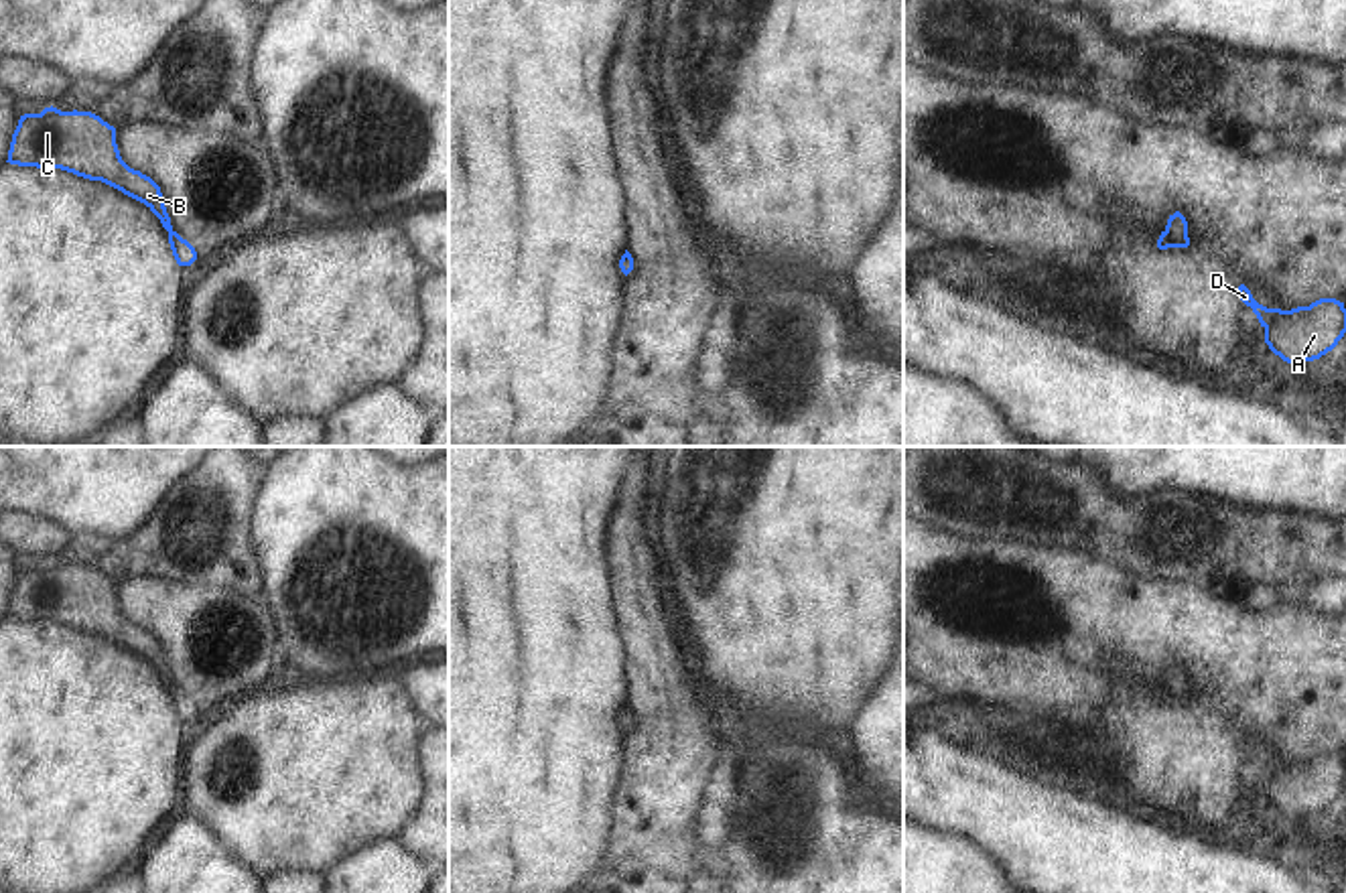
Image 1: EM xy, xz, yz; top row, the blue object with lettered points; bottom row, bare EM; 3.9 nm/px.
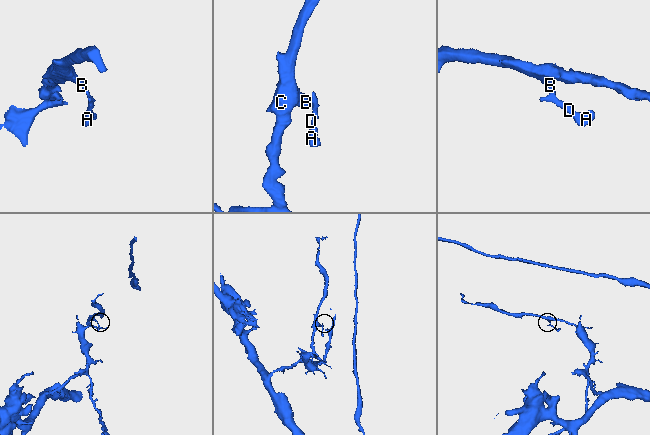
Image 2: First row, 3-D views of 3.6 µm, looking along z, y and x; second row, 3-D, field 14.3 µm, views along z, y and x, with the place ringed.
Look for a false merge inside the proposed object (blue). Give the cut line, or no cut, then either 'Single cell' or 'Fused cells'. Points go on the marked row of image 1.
No split. Single cell

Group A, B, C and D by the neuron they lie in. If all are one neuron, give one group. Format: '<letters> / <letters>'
A B C D

